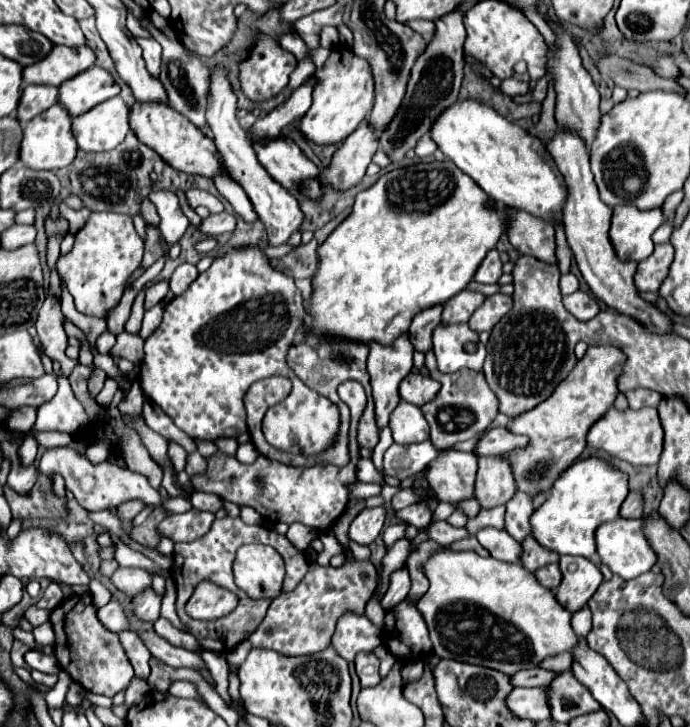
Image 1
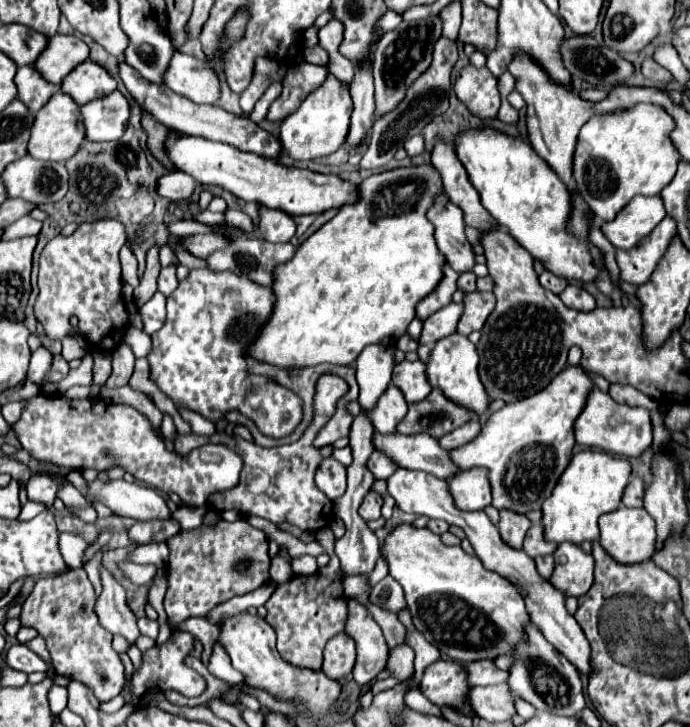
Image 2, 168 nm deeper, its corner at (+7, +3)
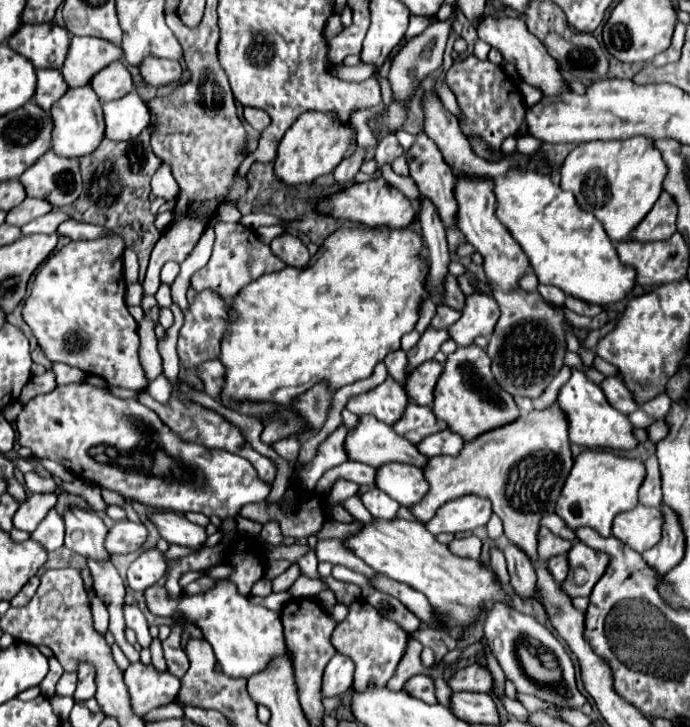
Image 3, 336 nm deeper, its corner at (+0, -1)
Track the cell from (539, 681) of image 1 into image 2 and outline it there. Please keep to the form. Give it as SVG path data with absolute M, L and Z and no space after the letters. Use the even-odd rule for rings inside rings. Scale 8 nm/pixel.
M474 660L474 664L466 664L466 672L468 672L468 684L474 686L500 684L508 680L508 672L498 670L490 660Z

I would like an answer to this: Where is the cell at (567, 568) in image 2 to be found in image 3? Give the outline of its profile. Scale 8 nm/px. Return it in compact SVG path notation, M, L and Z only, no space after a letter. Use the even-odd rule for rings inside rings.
M577 542L569 552L569 574L563 580L561 588L567 596L589 596L593 586L603 576L605 568L609 564L609 558L605 552L597 552L583 542Z

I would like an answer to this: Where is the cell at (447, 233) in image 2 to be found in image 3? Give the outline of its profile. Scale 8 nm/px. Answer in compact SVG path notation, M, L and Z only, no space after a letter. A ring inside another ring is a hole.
M419 134L413 148L405 154L407 158L407 164L409 164L409 174L411 178L415 180L415 184L419 186L421 194L431 200L431 204L437 208L437 214L439 218L443 220L445 228L457 228L457 202L455 202L455 174L453 170L445 164L439 148L425 136L425 134Z

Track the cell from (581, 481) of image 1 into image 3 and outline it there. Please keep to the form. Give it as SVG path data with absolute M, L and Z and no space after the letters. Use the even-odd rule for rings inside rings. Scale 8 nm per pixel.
M583 450L575 458L575 464L567 476L565 488L557 500L555 514L561 516L571 530L587 526L607 538L611 536L613 518L637 506L637 490L643 478L645 466L635 458L615 456L605 450Z

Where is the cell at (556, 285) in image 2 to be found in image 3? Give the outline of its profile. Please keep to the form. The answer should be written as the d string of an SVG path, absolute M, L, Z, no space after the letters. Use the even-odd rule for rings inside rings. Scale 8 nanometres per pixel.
M539 284L539 294L549 304L555 304L555 306L563 306L563 302L565 302L565 294L559 288L555 288L555 286L543 286L543 284Z

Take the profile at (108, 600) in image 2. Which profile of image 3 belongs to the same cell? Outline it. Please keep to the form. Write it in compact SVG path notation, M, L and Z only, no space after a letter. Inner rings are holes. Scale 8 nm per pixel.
M69 510L65 512L63 520L65 520L65 546L69 550L97 562L111 560L105 548L107 528L103 520L97 516L97 512Z

